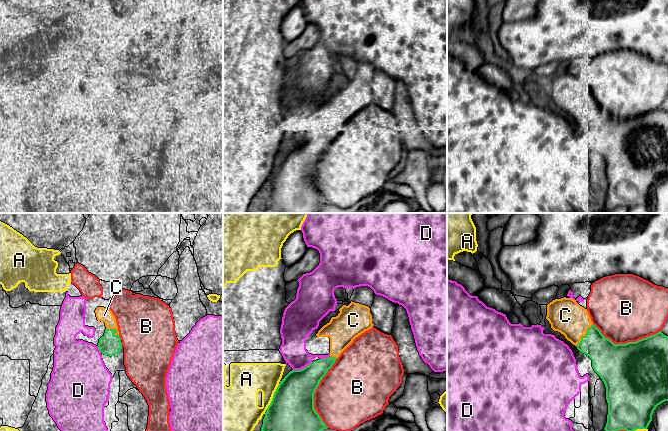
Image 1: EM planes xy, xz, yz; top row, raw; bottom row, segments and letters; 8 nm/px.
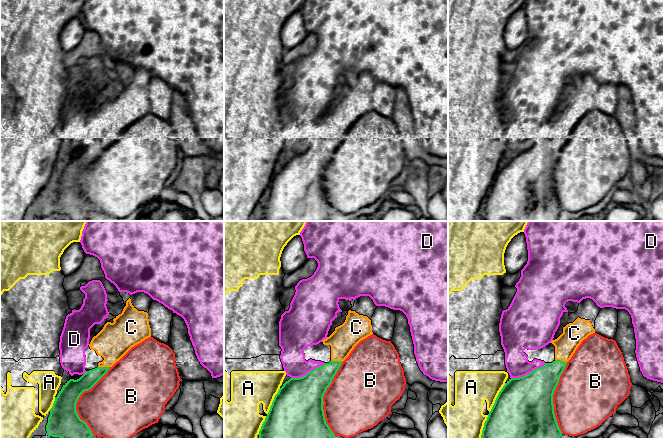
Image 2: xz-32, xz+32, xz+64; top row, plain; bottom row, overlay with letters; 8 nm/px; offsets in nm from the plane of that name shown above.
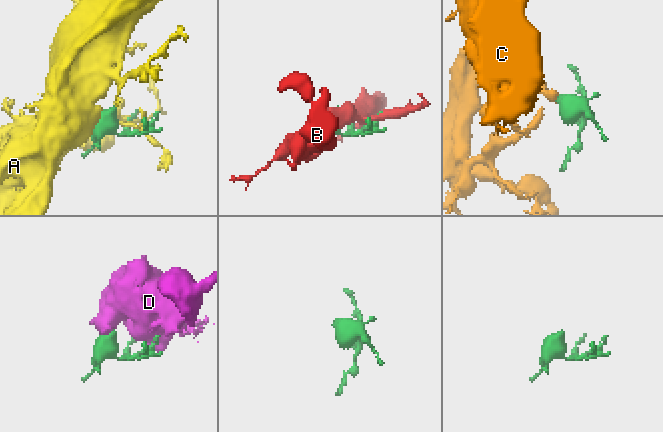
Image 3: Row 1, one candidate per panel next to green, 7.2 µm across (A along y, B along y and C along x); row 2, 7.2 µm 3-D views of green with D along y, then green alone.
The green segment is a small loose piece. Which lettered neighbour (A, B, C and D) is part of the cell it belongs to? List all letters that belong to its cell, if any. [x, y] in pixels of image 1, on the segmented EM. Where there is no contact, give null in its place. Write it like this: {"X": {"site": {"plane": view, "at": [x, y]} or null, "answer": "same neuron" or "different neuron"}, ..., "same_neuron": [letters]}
{"A": {"site": {"plane": "xz", "at": [273, 396]}, "answer": "different neuron"}, "B": {"site": {"plane": "xz", "at": [314, 392]}, "answer": "different neuron"}, "C": {"site": {"plane": "yz", "at": [584, 336]}, "answer": "same neuron"}, "D": {"site": {"plane": "xz", "at": [303, 368]}, "answer": "different neuron"}, "same_neuron": ["C"]}

